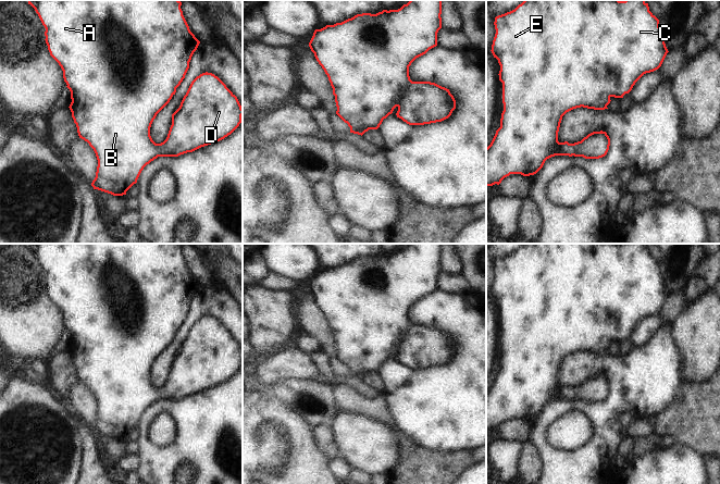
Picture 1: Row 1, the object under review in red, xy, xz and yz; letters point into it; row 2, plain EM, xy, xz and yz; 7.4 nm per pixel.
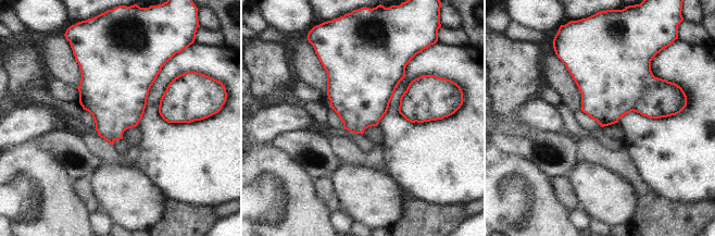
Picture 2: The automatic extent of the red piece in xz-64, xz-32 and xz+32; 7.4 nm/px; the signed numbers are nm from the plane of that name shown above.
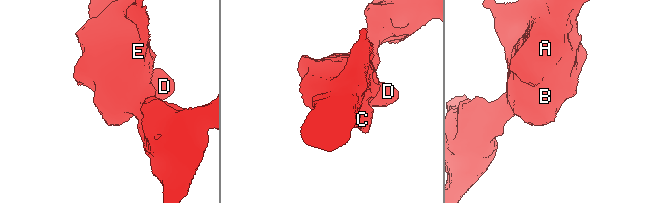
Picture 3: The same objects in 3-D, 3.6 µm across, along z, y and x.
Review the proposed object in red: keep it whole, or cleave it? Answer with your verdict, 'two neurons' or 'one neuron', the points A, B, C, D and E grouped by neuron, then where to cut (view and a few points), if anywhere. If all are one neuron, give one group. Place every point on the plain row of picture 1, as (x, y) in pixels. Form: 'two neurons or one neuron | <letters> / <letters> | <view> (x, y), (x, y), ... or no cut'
one neuron | A B C D E | no cut

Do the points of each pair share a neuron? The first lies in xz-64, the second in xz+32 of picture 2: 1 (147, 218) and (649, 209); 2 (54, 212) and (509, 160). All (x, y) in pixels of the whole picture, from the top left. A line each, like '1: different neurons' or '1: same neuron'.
1: different neurons
2: same neuron

